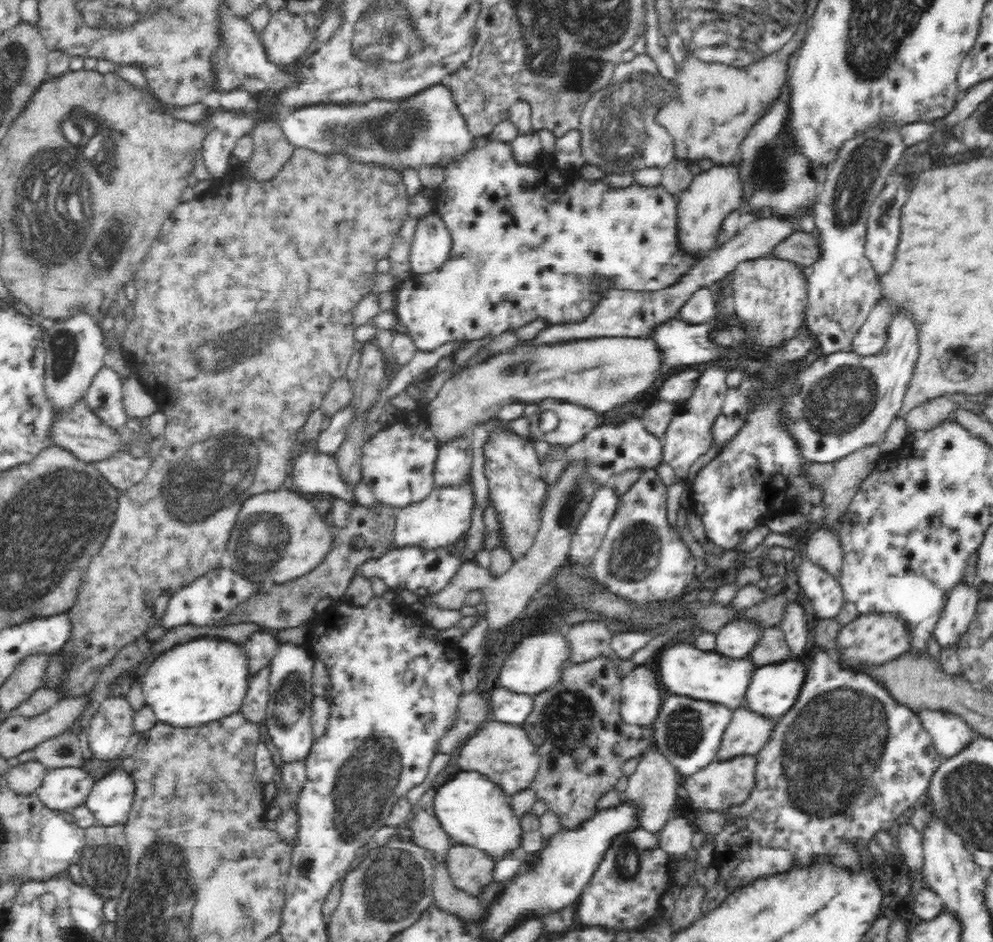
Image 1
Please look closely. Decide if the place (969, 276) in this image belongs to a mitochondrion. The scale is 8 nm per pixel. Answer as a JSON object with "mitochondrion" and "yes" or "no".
{"mitochondrion":"no"}

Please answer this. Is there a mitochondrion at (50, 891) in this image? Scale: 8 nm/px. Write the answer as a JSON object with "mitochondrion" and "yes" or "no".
{"mitochondrion":"no"}

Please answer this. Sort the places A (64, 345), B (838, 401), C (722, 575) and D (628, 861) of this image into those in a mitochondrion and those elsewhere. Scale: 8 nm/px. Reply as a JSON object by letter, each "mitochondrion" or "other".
{"A":"mitochondrion","B":"mitochondrion","C":"other","D":"mitochondrion"}

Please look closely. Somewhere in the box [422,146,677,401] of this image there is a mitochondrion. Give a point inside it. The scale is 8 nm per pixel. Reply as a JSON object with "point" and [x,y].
{"point":[509,369]}

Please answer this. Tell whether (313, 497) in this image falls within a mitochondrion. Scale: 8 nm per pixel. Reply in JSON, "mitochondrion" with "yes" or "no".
{"mitochondrion":"no"}

